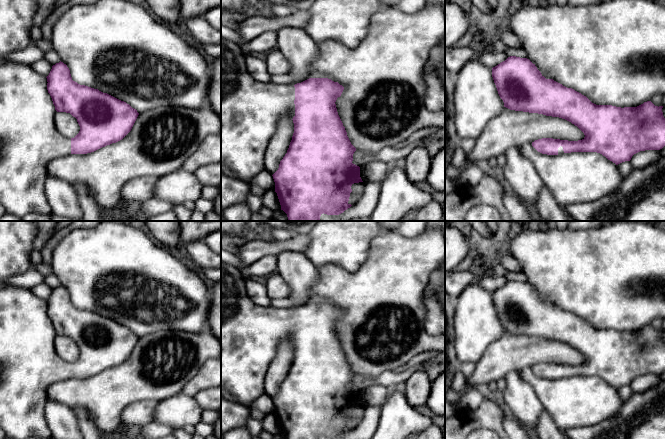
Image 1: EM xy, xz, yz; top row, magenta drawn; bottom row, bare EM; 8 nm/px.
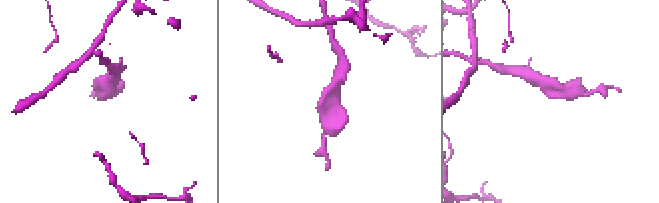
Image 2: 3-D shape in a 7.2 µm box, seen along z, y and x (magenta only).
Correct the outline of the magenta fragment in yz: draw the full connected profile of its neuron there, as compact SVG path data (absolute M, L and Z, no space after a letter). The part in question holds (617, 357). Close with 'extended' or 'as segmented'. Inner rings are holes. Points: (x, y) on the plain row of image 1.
M510 280L493 291L492 301L504 331L565 343L577 350L585 359L578 365L553 362L535 364L532 370L542 378L597 376L618 389L630 385L632 380L640 375L660 374L665 370L663 330L655 330L651 325L637 331L624 332L596 329L574 313L567 312L553 303L546 303L529 283L516 280Z; extended

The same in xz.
M221 261L221 388L229 392L234 396L242 405L248 405L252 401L259 398L264 394L264 380L267 374L268 368L275 358L278 346L283 339L289 339L294 347L294 357L290 366L287 377L280 385L278 394L272 399L275 406L275 416L277 417L281 434L287 439L339 439L352 429L348 427L350 417L352 416L351 410L354 407L363 406L360 401L360 391L353 388L353 378L356 372L351 368L345 351L338 339L336 332L336 324L341 320L344 311L338 306L334 306L328 302L309 302L301 307L295 309L278 309L273 306L260 306L255 304L245 292L246 279L242 276L241 270L231 264Z; extended

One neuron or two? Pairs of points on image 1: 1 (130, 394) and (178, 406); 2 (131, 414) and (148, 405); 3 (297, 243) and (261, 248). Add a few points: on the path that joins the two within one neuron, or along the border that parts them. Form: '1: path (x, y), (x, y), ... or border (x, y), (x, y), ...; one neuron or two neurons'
1: border (180, 391), (157, 402); two neurons
2: path (135, 414), (140, 413), (144, 409); one neuron
3: path (288, 245), (270, 247); one neuron

